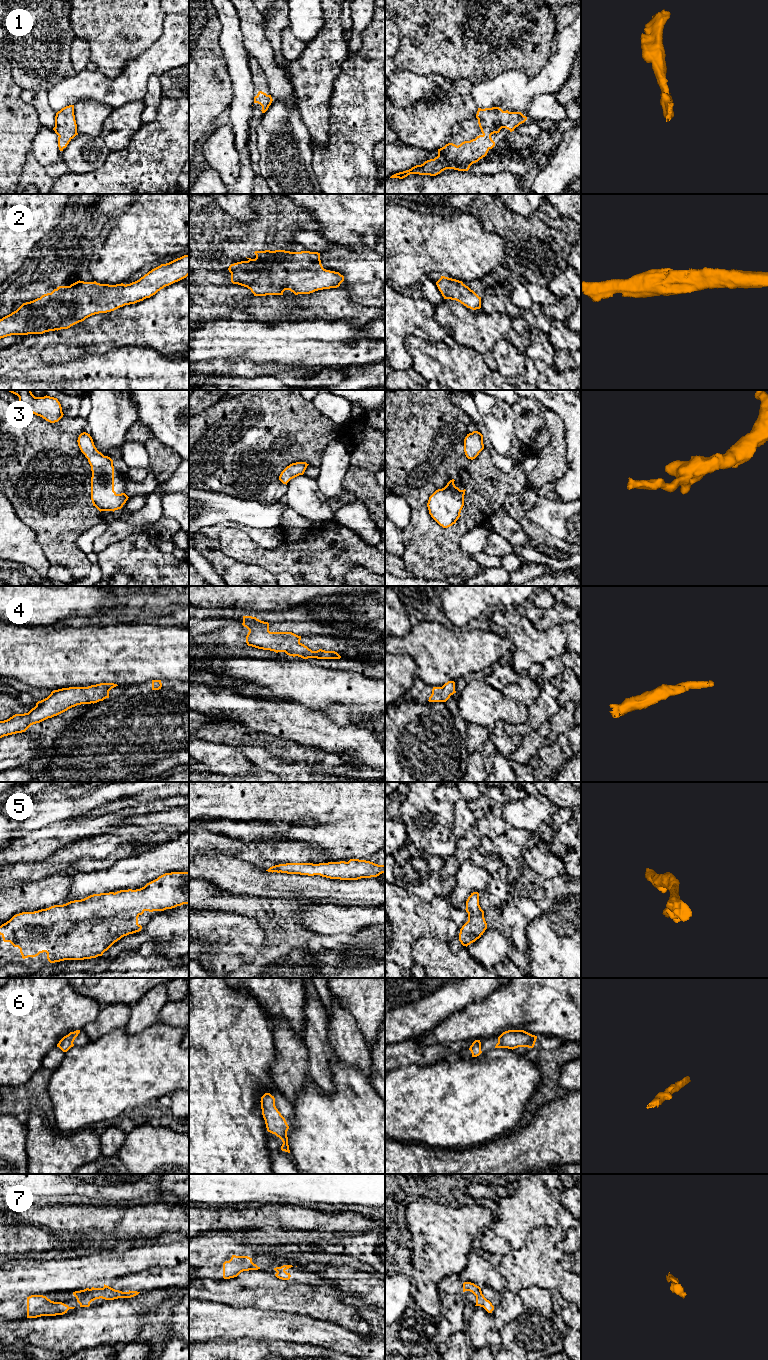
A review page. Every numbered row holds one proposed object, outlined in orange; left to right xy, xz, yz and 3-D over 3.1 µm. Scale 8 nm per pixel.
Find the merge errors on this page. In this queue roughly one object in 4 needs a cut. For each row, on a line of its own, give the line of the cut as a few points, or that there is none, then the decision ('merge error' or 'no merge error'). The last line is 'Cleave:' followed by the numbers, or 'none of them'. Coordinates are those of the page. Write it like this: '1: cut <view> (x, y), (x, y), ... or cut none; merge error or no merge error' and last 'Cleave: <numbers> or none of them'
1: cut none; no merge error
2: cut none; no merge error
3: cut none; no merge error
4: cut none; no merge error
5: cut none; no merge error
6: cut none; no merge error
7: cut none; no merge error
Cleave: none of them

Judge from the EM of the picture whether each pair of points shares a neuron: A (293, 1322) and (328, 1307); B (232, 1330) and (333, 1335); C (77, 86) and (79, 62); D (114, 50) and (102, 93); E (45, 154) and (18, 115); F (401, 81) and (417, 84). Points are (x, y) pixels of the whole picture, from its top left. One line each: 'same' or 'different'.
A: different
B: same
C: different
D: different
E: different
F: same

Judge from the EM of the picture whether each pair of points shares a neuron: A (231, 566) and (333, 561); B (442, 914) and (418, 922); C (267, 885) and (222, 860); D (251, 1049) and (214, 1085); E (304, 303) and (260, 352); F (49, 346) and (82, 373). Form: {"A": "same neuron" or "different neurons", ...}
{"A": "different neurons", "B": "same neuron", "C": "same neuron", "D": "same neuron", "E": "different neurons", "F": "different neurons"}

